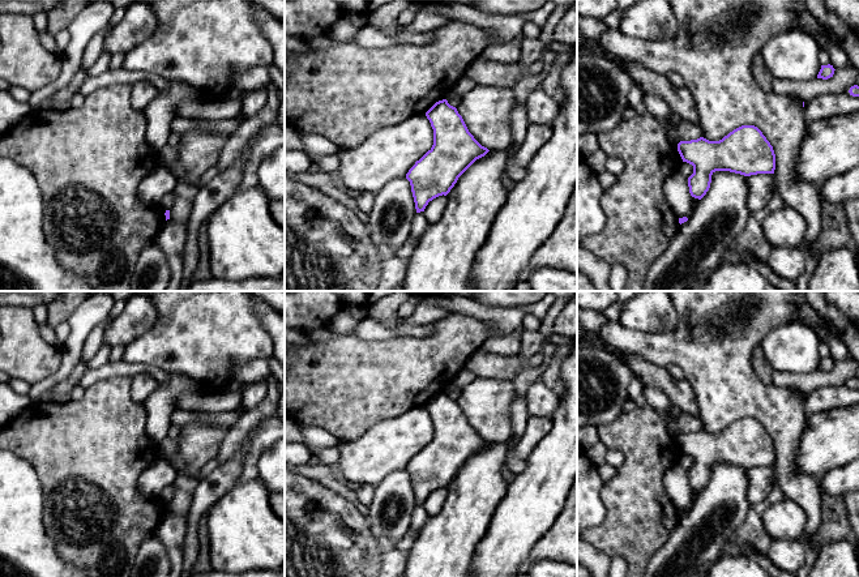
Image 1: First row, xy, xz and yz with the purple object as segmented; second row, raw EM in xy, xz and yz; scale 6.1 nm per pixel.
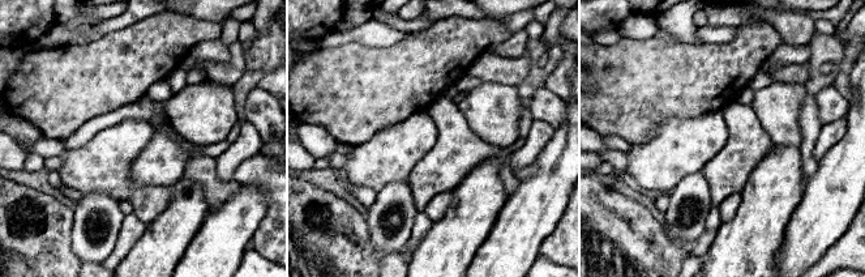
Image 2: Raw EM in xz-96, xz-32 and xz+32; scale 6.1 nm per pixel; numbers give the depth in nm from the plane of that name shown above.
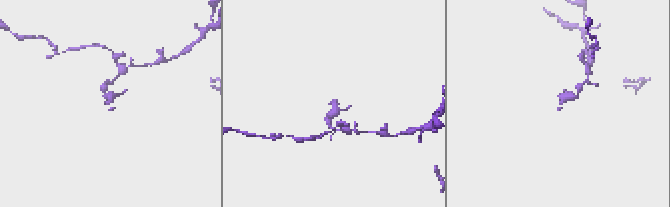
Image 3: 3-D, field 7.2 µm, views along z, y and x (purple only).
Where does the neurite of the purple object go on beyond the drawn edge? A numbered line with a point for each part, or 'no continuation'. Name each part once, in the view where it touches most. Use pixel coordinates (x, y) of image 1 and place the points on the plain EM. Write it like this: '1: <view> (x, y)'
no continuation

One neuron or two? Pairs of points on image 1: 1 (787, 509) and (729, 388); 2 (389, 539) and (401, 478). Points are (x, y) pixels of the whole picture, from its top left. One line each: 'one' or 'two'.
1: two
2: one

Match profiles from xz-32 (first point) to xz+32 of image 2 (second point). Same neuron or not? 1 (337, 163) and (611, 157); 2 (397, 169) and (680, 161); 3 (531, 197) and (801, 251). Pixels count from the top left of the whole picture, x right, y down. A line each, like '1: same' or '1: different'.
1: same
2: same
3: same

